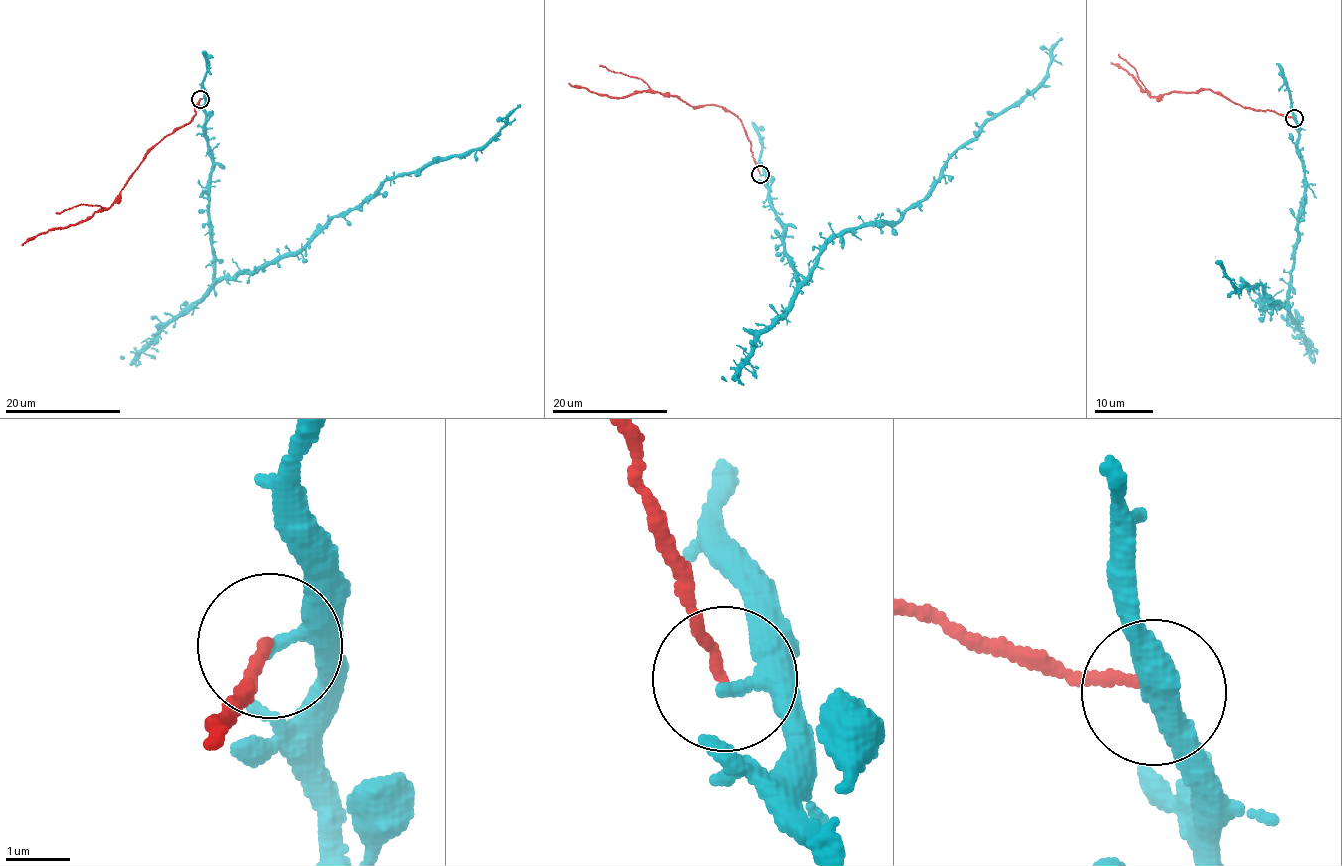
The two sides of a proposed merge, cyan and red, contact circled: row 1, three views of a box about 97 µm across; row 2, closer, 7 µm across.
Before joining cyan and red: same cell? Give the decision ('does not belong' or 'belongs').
does not belong

